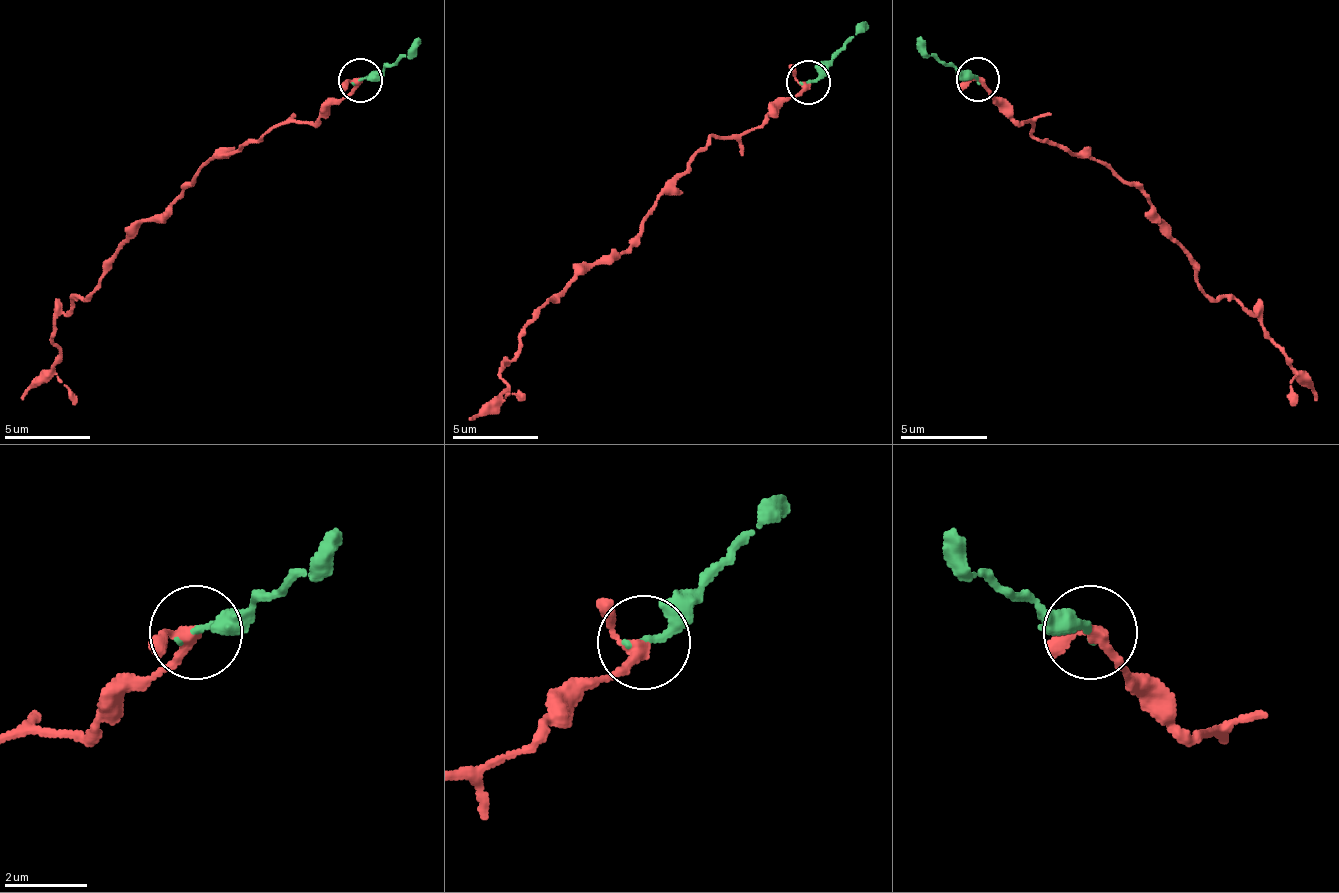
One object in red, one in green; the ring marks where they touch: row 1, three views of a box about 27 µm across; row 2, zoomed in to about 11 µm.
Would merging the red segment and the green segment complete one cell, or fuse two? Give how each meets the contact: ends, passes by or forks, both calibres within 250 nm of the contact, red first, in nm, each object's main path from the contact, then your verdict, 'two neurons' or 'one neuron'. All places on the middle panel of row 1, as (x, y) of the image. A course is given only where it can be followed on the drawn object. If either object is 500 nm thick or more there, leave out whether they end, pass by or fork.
red passes by; green ends there; 240 nm thick on the red side, 200 nm on the other; red runs (809, 83), (740, 135), (718, 135), (662, 196), (640, 235), (550, 299), (502, 364), (506, 386), (472, 421); green runs (809, 83), (839, 49), (870, 27); one neuron

